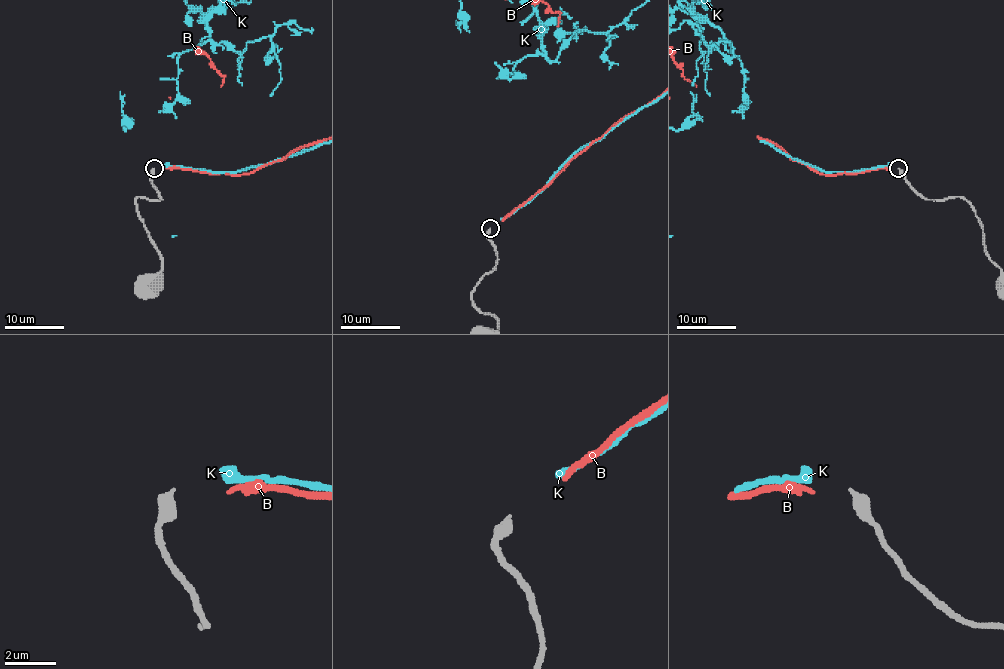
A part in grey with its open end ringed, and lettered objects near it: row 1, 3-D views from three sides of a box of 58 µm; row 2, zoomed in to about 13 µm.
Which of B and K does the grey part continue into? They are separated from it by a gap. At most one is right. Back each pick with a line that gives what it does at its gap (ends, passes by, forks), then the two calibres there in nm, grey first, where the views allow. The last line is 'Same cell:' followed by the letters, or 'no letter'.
K: it ends; calibres 360 and 360 nm
Same cell: K

